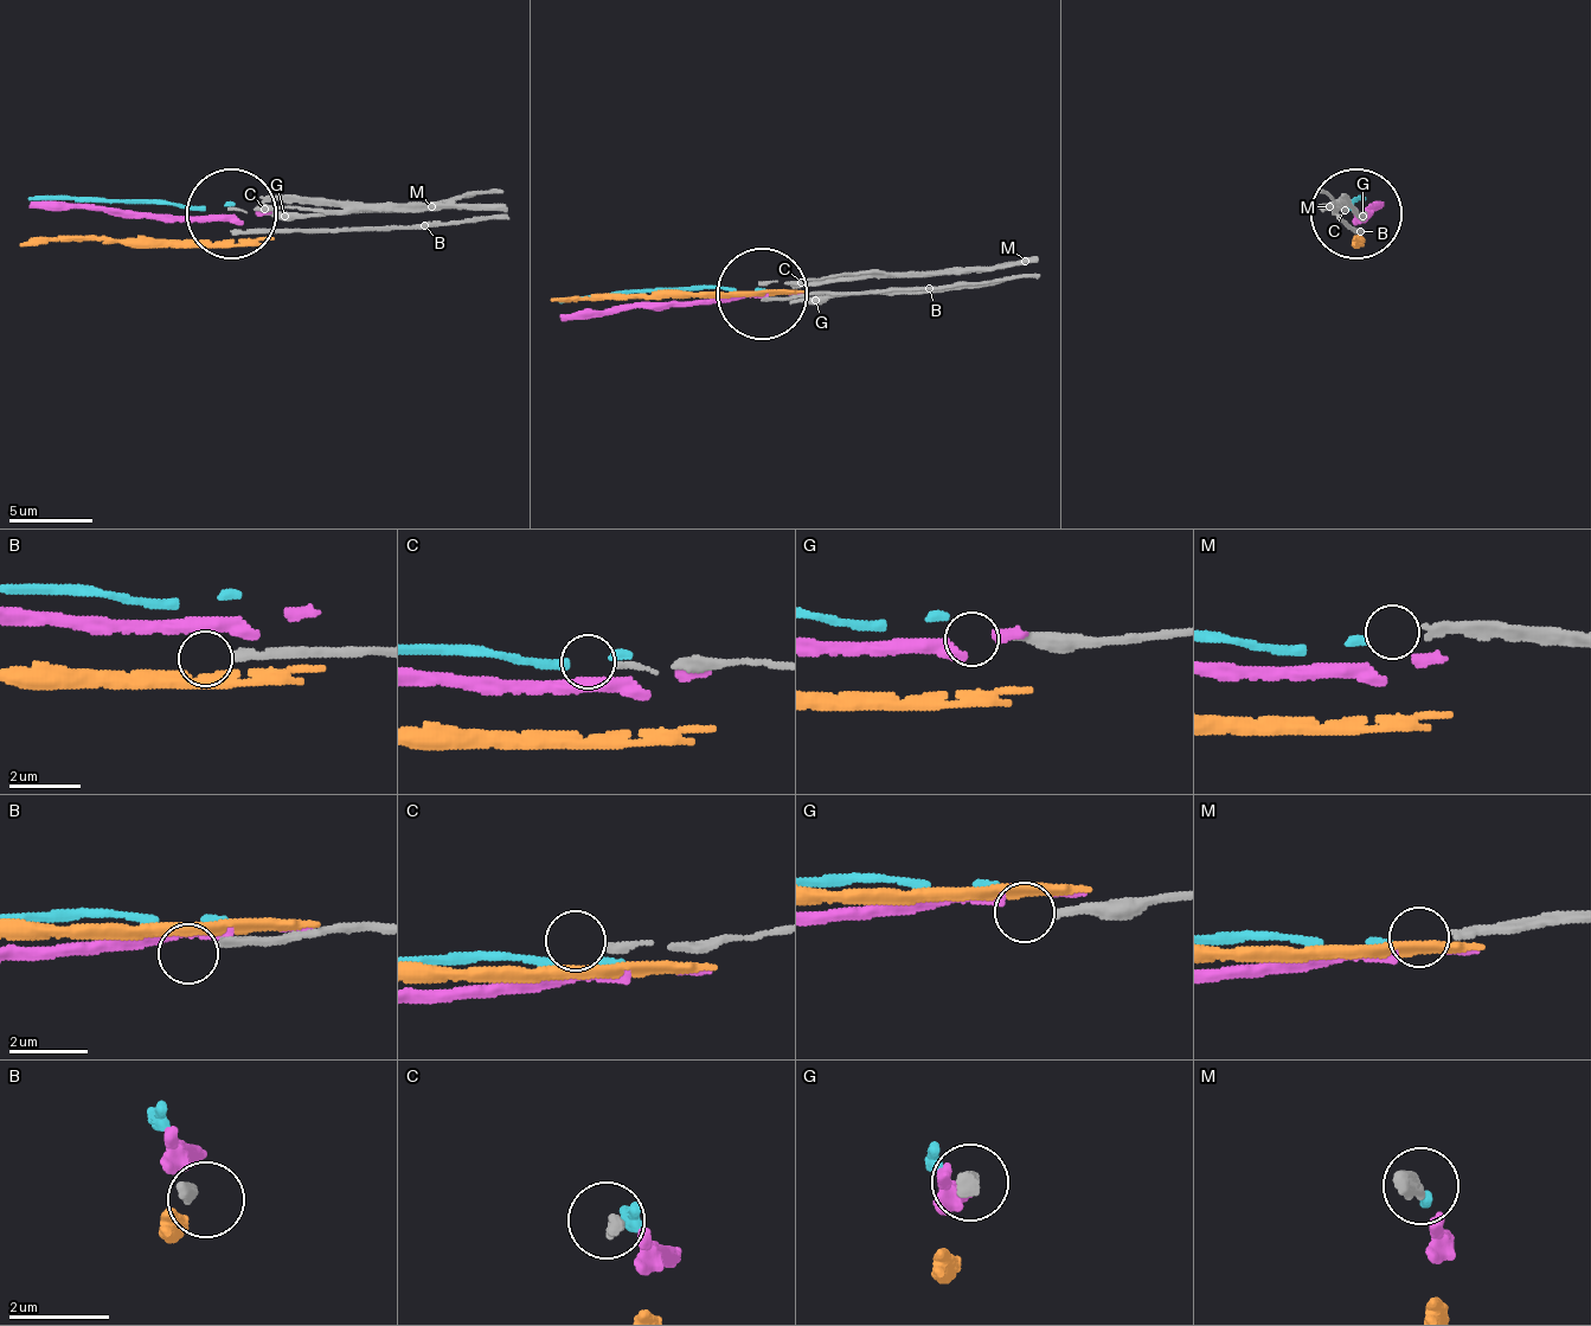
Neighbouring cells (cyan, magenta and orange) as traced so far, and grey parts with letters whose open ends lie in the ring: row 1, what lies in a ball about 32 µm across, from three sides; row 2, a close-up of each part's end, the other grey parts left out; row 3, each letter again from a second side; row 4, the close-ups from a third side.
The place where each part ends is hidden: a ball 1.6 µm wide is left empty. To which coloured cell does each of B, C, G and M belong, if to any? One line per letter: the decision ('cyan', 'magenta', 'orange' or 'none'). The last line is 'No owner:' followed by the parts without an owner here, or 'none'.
B: none
C: none
G: none
M: none
No owner: B, C, G, M

